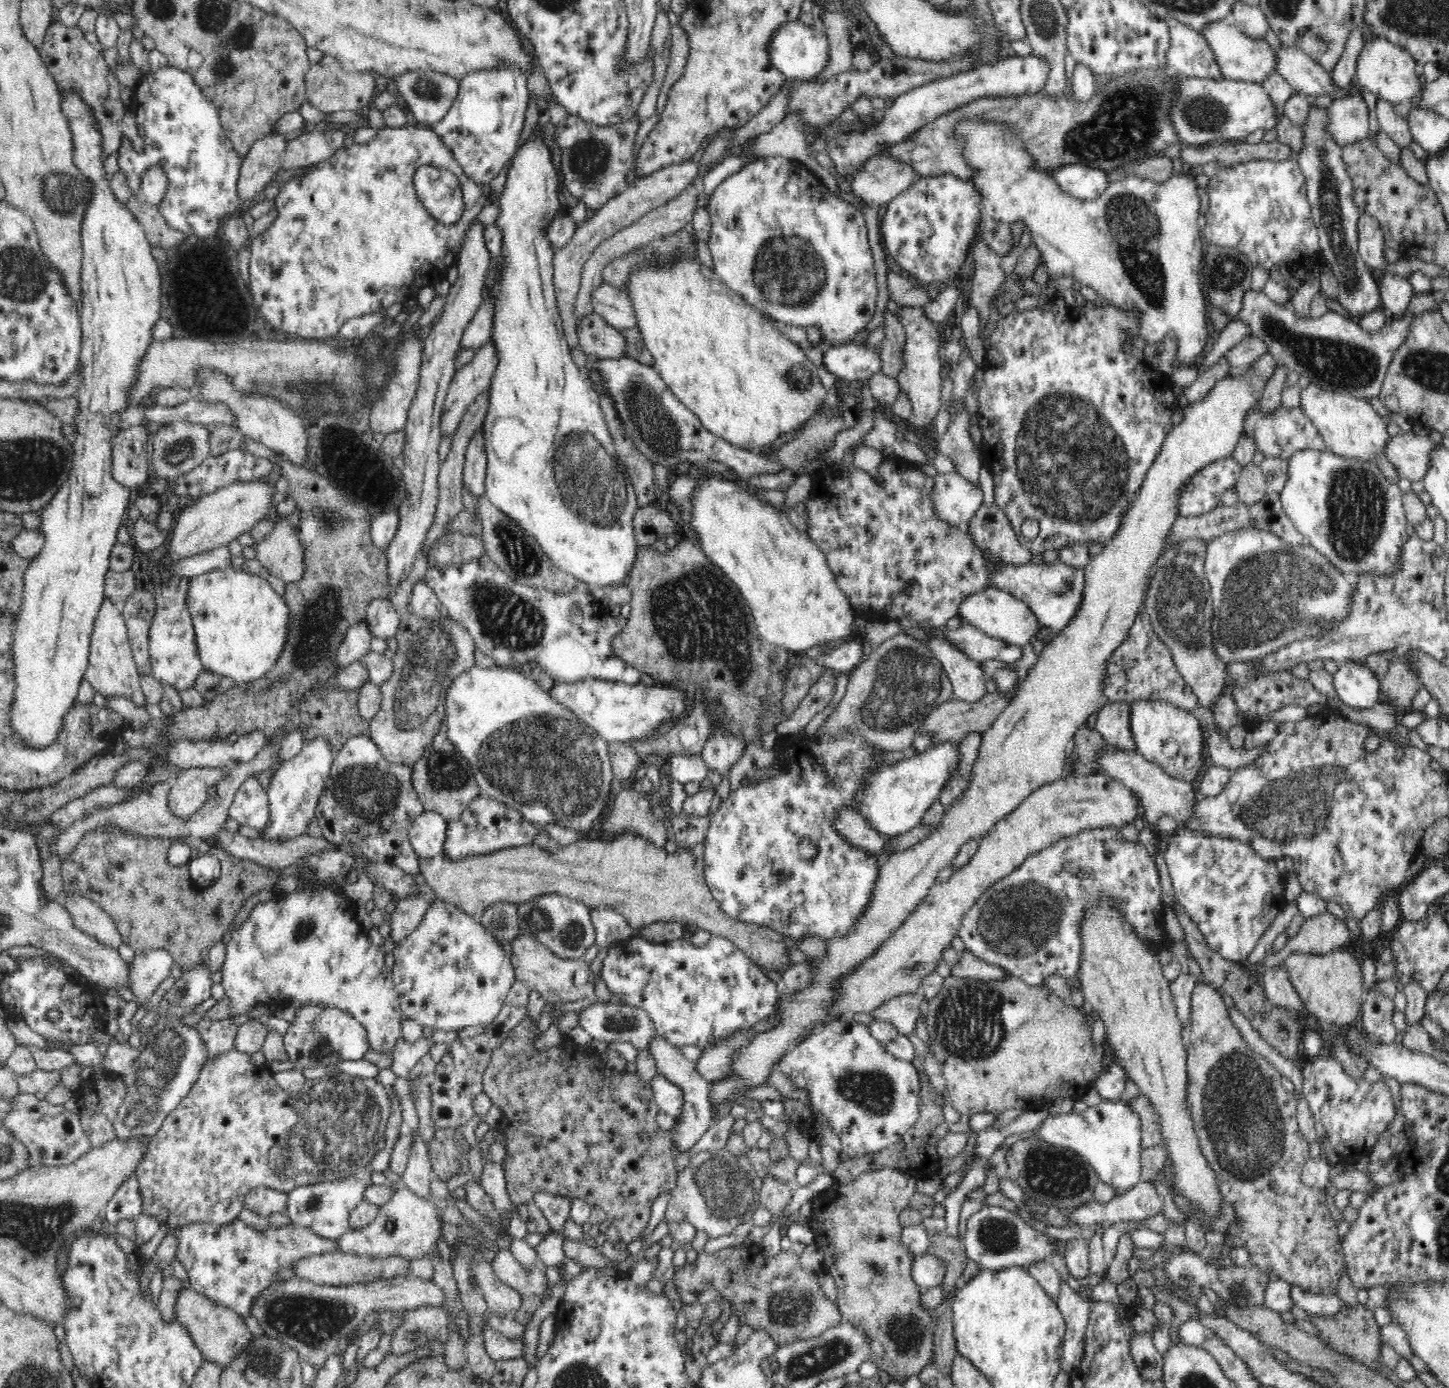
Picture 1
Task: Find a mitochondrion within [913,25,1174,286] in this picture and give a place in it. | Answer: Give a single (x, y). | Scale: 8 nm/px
(1127, 123)

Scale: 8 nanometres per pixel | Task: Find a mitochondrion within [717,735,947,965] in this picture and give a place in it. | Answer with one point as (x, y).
(842, 879)

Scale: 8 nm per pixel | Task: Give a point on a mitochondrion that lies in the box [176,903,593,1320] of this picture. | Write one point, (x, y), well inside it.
(332, 1126)

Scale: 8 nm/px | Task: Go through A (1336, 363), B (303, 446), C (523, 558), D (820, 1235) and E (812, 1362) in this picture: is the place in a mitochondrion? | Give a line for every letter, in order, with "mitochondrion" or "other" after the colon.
A: mitochondrion
B: other
C: mitochondrion
D: other
E: mitochondrion

